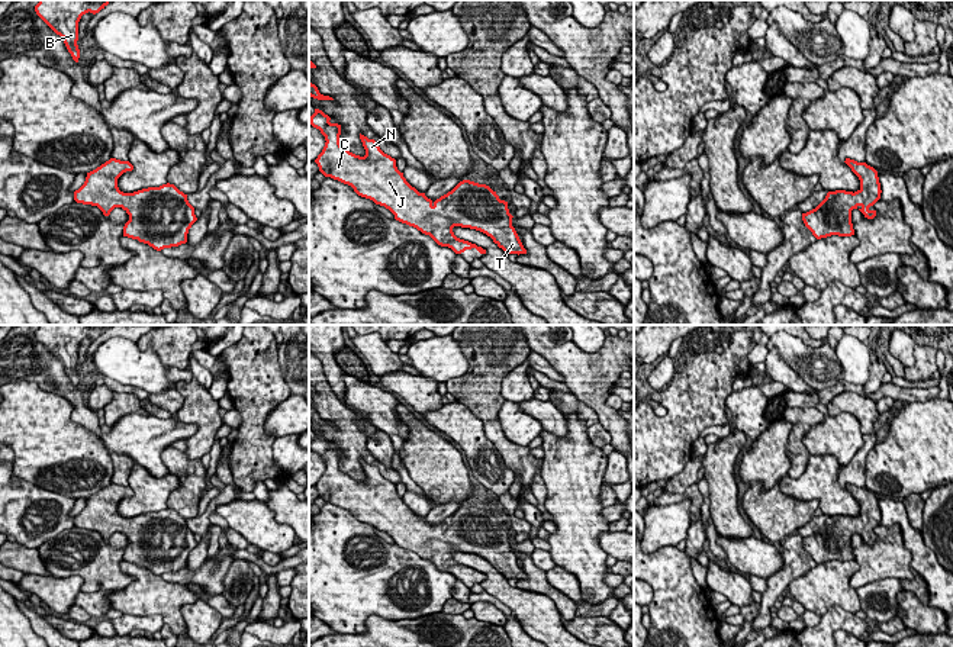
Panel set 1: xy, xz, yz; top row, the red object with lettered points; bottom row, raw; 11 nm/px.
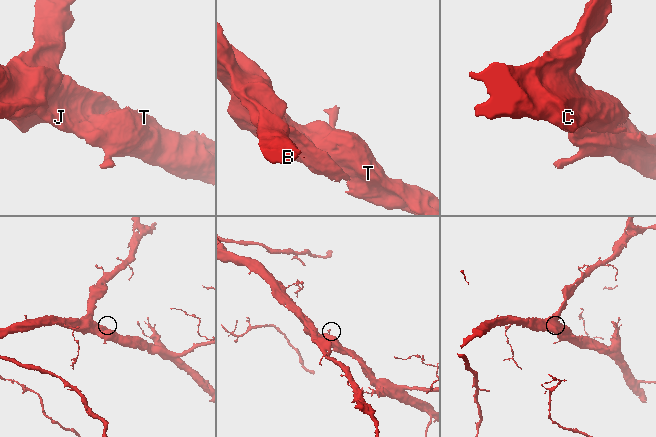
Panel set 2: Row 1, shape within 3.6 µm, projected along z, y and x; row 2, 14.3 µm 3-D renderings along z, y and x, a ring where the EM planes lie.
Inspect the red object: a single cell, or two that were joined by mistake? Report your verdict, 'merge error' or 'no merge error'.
no merge error

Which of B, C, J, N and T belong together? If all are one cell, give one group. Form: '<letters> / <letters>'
B C J N T

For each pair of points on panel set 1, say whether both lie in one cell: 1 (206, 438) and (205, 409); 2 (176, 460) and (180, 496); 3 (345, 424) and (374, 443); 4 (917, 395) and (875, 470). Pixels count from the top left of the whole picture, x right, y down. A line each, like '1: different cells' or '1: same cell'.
1: same cell
2: same cell
3: different cells
4: different cells

